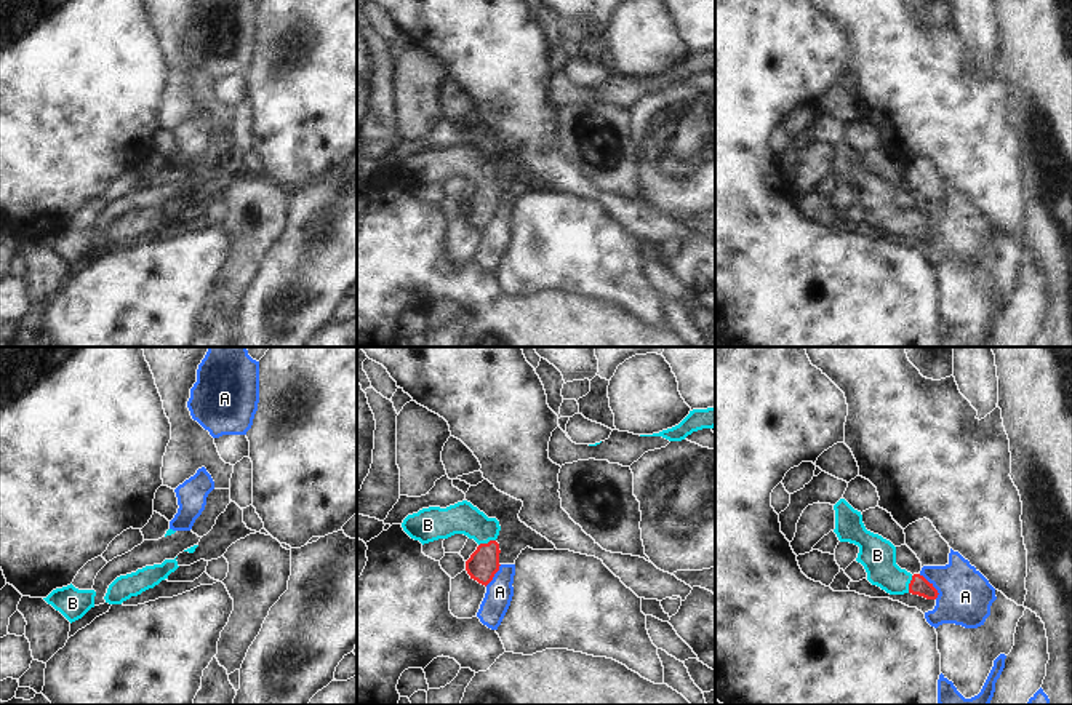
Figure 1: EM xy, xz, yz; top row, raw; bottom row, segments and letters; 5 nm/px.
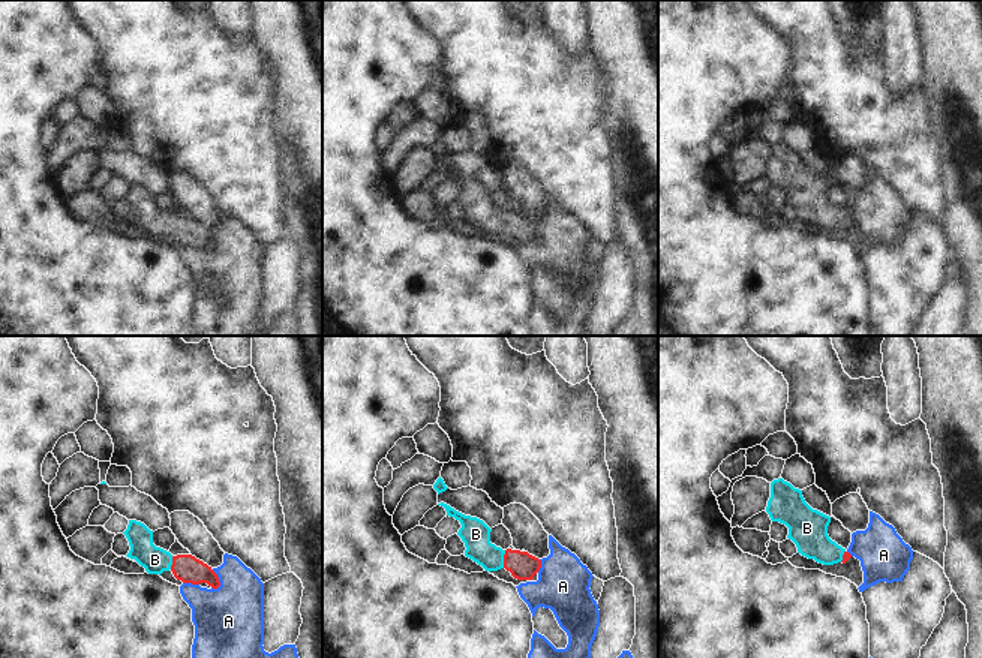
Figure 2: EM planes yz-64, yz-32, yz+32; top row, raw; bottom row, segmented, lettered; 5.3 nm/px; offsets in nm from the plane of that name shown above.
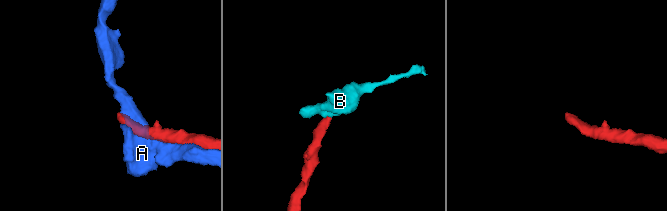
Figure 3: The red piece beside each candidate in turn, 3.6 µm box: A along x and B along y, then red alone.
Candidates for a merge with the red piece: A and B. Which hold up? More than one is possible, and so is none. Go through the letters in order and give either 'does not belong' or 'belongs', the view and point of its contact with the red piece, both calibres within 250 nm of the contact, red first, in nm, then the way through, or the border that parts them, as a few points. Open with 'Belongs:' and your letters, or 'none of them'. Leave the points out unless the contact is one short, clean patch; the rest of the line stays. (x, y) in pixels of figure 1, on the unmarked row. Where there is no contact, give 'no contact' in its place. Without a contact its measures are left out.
Belongs: B
A: does not belong | yz (932, 227) | 100/280 nm
B: belongs | xz (488, 184) | 160/160 nm | across xz (484, 205), (488, 184), (461, 160)

